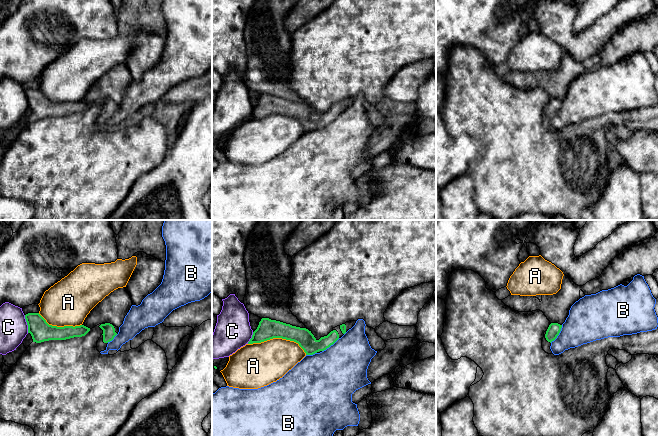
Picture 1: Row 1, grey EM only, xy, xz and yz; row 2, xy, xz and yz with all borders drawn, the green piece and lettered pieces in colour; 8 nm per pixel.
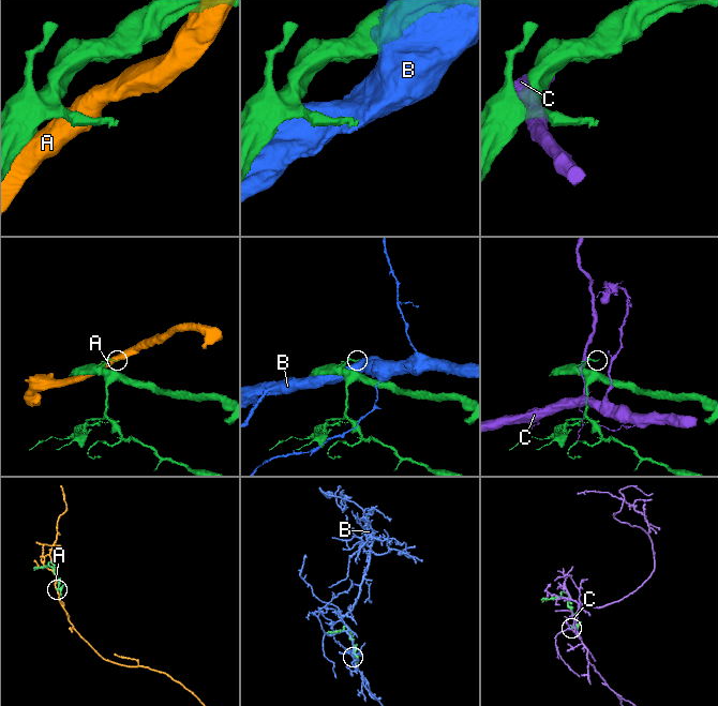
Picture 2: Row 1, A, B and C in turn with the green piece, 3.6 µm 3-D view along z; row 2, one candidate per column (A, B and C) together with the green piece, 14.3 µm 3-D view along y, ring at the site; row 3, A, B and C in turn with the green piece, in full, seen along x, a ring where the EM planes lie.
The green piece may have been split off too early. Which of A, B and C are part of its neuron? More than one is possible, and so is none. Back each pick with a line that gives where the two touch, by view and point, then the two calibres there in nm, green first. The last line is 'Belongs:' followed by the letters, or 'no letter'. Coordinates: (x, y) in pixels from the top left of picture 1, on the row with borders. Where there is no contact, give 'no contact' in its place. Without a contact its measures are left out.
Belongs: no letter

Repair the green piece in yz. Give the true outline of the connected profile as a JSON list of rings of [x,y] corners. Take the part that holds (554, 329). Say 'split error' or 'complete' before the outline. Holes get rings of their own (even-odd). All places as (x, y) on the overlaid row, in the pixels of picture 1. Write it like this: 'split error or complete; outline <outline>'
split error; outline [[[551,323],[548,329],[544,332],[544,337],[542,339],[542,348],[548,354],[553,354],[550,346],[551,342],[554,341],[561,331],[562,325],[558,323]]]

